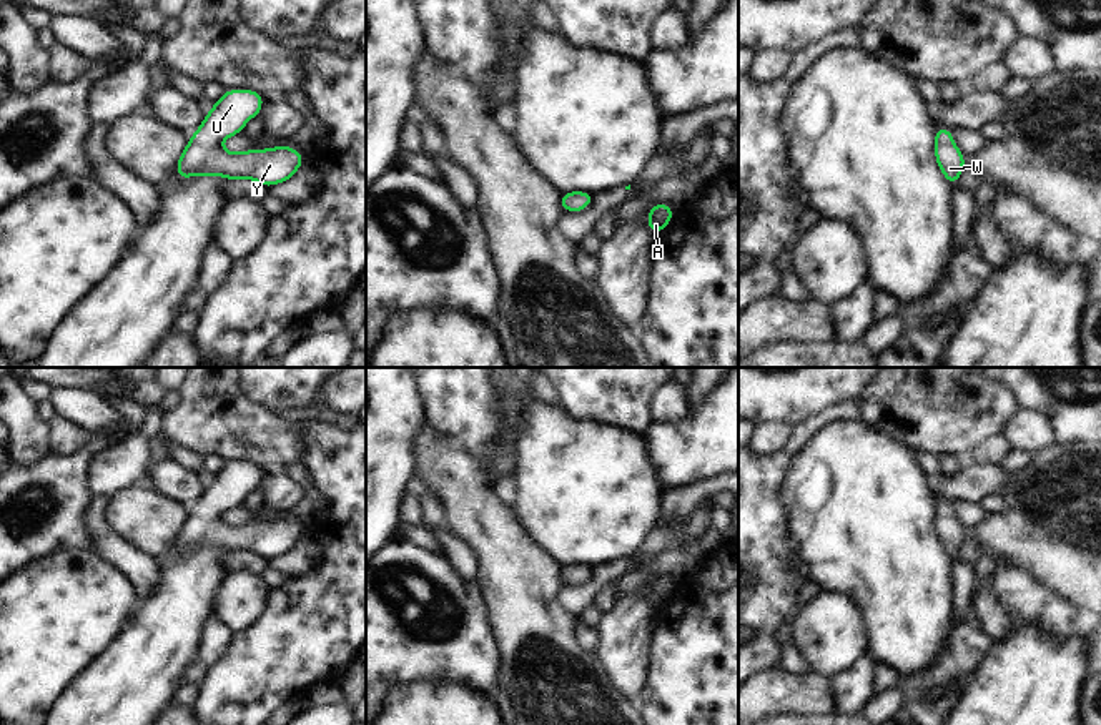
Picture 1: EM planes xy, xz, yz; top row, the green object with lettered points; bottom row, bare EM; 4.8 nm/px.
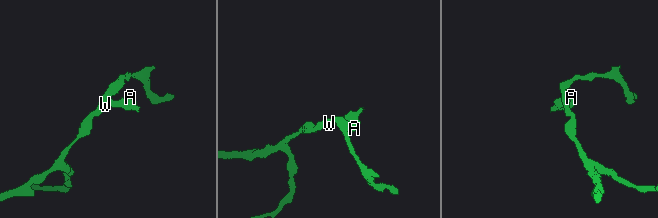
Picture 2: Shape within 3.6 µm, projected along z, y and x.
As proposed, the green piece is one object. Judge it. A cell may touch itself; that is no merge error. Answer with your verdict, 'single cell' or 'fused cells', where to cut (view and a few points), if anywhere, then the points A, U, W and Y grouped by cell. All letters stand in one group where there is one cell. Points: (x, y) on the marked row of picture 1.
single cell | no cut | A U W Y

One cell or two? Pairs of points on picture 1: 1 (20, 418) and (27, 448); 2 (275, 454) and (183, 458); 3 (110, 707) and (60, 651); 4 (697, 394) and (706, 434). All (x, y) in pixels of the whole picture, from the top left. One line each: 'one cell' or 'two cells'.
1: one cell
2: two cells
3: two cells
4: two cells

